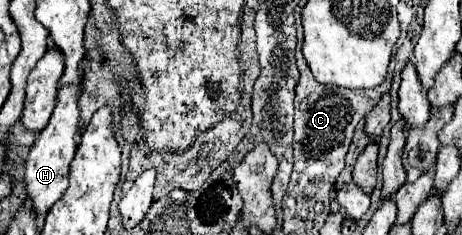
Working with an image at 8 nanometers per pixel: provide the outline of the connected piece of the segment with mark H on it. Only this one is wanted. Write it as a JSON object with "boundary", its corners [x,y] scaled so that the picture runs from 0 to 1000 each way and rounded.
{"boundary":[[[149,362],[128,379],[123,447],[106,506],[106,532],[89,557],[84,591],[76,591],[58,677],[54,677],[54,736],[50,736],[50,796],[58,847],[67,855],[67,889],[80,906],[80,932],[97,932],[102,898],[132,847],[145,804],[149,753],[149,694],[167,643],[167,557],[171,557],[171,413],[180,404],[180,370]]]}

